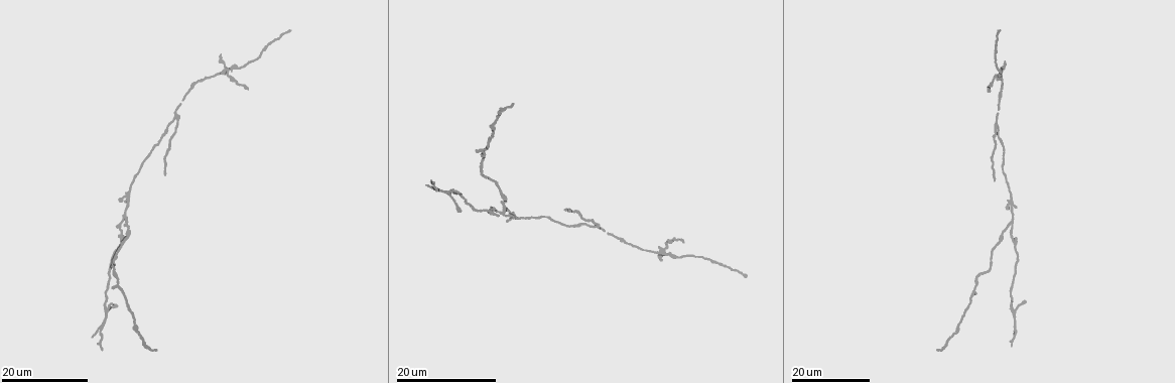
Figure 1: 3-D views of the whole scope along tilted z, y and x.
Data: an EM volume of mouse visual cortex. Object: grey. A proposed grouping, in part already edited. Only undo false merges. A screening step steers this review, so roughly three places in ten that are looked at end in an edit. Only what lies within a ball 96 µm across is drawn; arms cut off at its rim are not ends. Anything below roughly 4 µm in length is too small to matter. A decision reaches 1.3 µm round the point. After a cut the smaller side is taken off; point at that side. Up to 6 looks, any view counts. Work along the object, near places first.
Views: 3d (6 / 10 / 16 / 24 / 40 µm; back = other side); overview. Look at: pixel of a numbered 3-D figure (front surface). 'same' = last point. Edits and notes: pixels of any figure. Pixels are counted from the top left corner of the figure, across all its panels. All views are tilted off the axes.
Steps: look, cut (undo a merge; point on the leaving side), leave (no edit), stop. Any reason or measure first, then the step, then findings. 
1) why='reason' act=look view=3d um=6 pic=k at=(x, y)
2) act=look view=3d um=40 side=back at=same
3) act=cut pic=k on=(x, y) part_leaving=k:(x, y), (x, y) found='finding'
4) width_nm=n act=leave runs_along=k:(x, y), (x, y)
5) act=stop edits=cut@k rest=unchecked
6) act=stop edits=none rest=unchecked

why='small branch off a trunk' act=look view=3d um=16 pic=1 at=(224, 70)

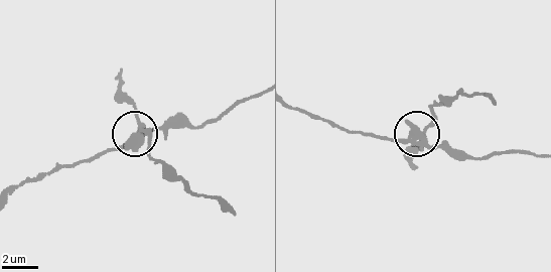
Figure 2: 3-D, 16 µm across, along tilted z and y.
act=look view=3d um=6 pic=2 at=(141, 130)

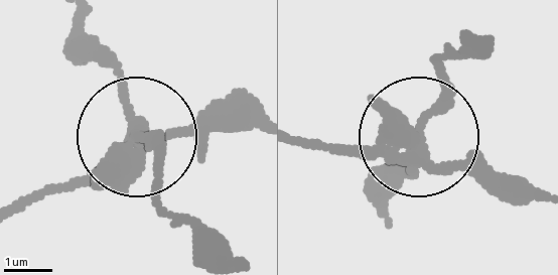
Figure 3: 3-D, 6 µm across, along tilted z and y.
arms=5 act=cut pic=3 on=(162, 132) part_leaving=3:(399, 154), (438, 95), (443, 60), (471, 55) found='two cells meet here'

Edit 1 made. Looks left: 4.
act=look view=overview

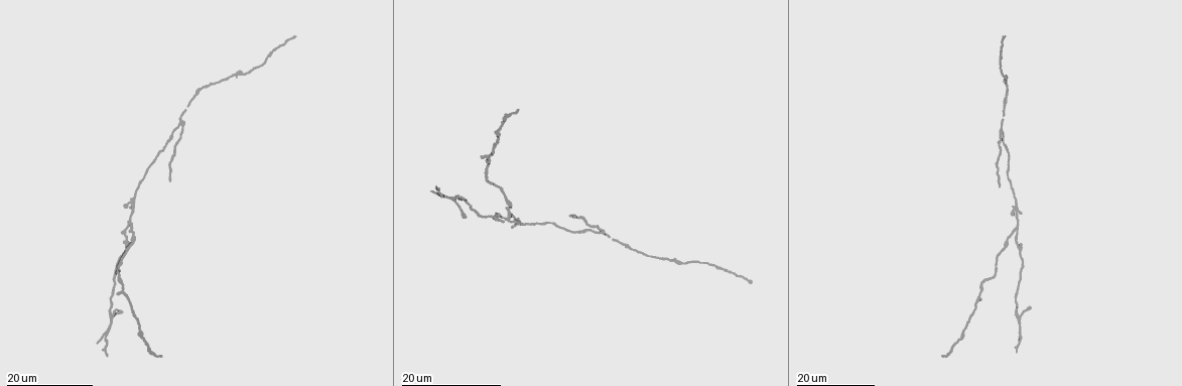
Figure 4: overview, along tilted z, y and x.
why='branch point' act=look view=3d um=24 pic=4 at=(179, 121)

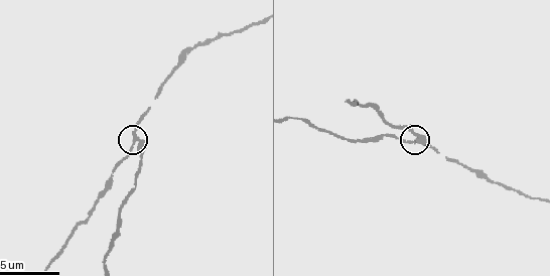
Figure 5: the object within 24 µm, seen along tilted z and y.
act=look view=3d um=6 pic=5 at=(135, 138)

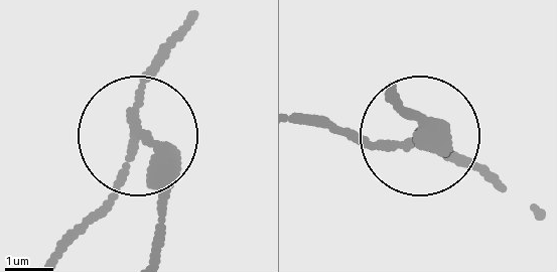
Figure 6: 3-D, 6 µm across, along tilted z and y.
arms=3 act=cut pic=6 on=(166, 186) part_leaving=6:(136, 121), (159, 259) found='a second cell is stuck on'

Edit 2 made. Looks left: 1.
act=stop edits=cut@3,cut@6 rest=unchecked

